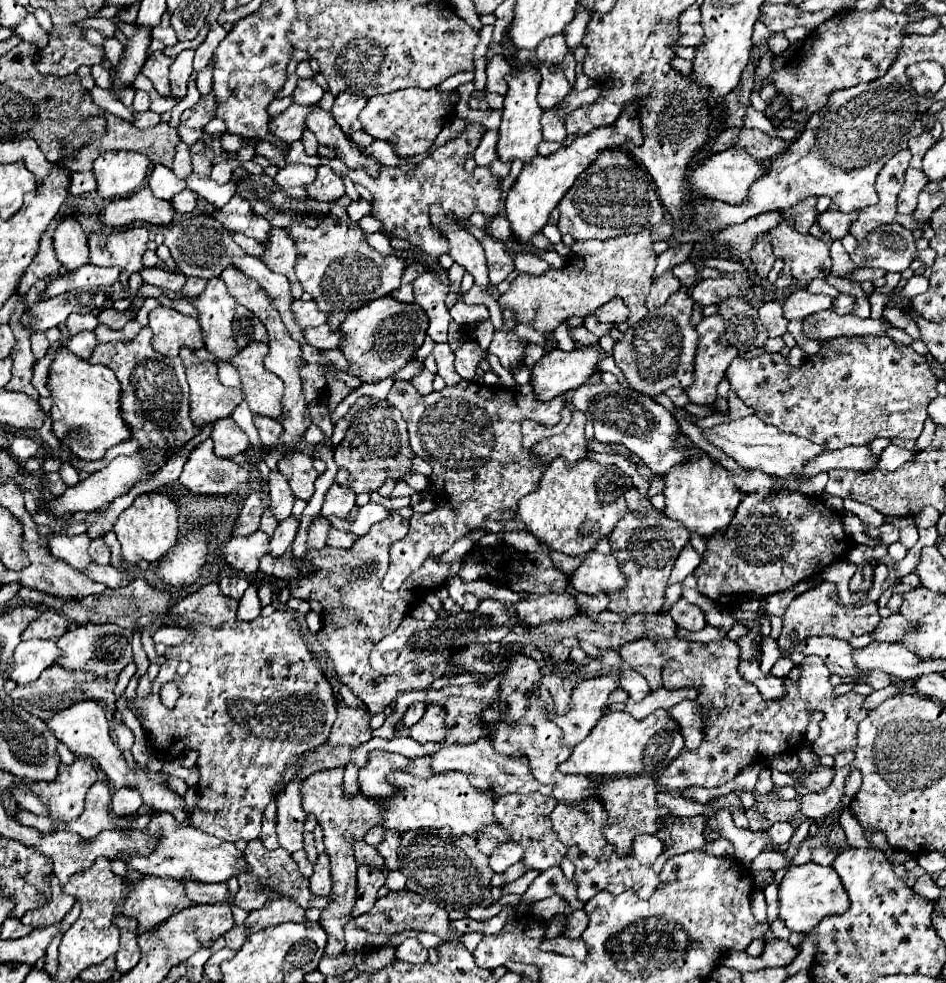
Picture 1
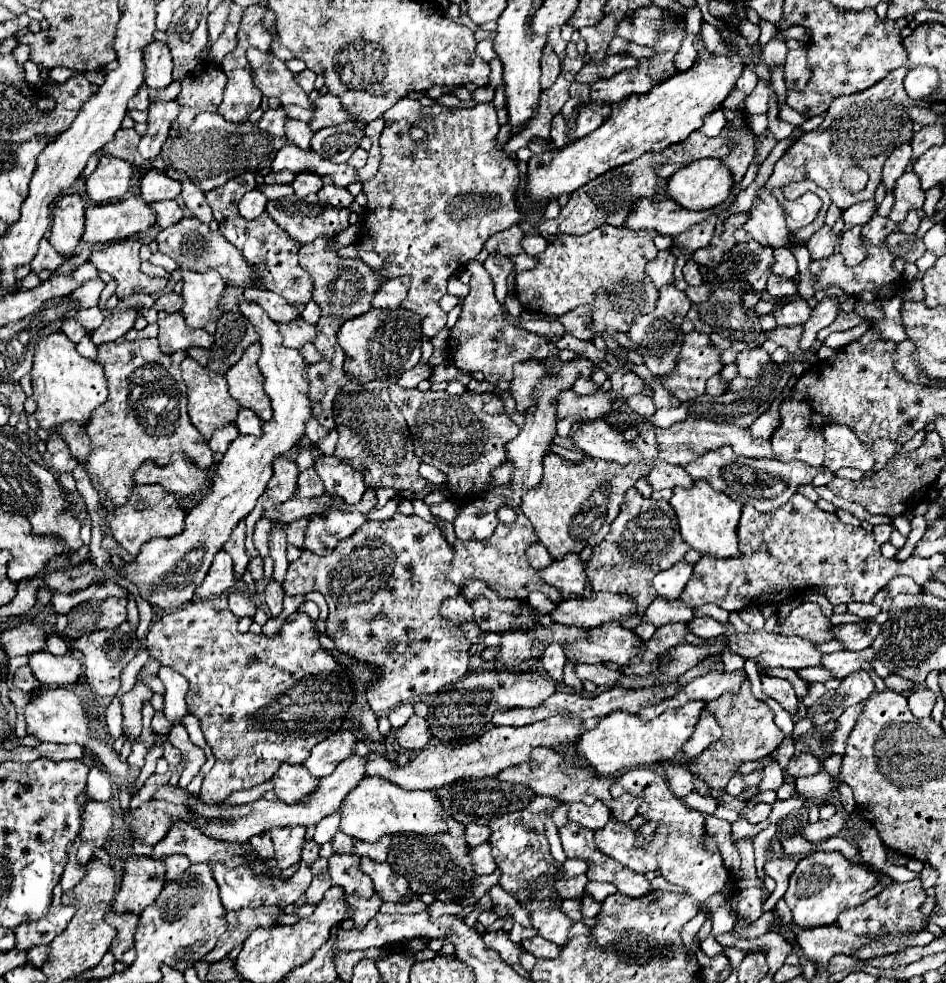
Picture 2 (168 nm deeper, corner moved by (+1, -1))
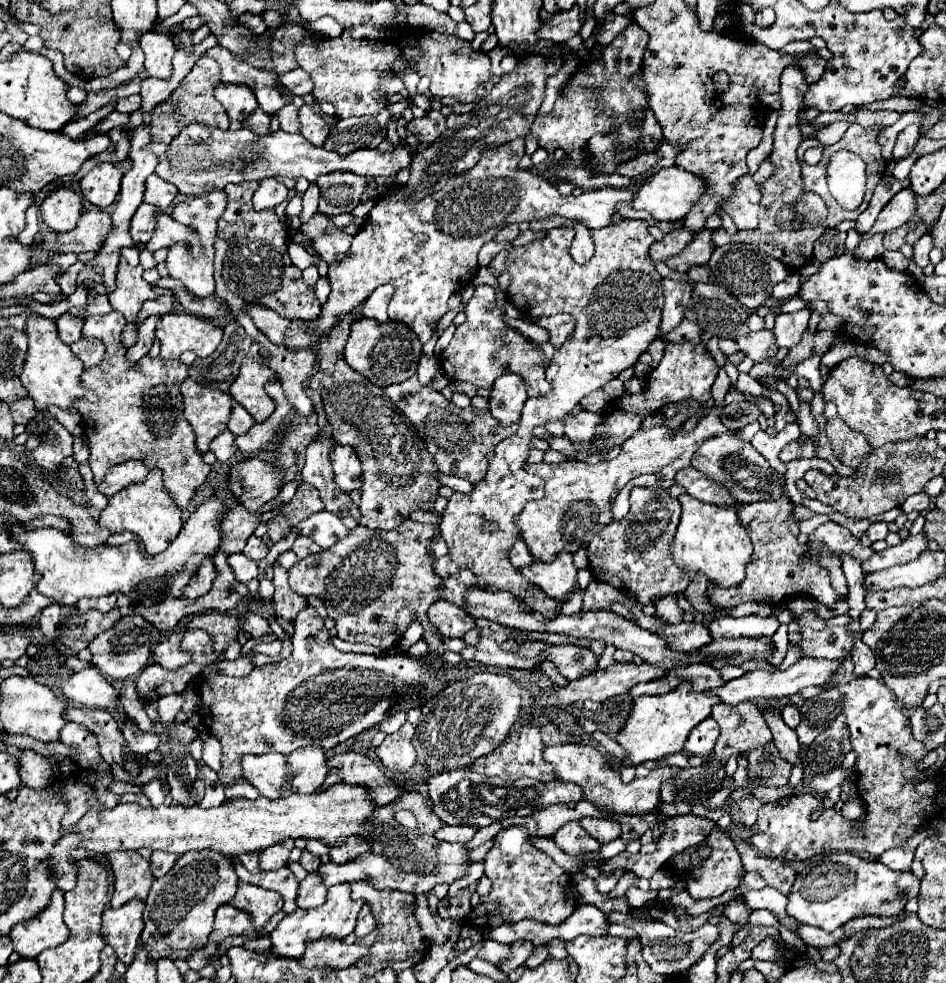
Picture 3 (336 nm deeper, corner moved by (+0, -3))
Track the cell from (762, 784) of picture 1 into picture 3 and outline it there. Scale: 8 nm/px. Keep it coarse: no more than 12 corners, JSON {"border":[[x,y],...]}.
{"border":[[775,742],[747,754],[749,778],[761,786],[785,786],[791,764]]}

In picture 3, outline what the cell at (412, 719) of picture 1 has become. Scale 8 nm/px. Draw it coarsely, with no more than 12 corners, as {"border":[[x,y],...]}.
{"border":[[403,710],[391,714],[379,730],[385,734],[397,732],[405,724]]}

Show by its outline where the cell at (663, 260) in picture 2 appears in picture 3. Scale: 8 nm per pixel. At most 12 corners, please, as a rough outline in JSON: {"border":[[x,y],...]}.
{"border":[[683,220],[675,230],[651,244],[649,256],[665,262],[691,242],[693,232]]}

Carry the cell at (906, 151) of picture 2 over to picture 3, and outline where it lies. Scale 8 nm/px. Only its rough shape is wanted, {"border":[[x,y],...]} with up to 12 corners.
{"border":[[919,124],[897,136],[893,156],[907,156],[919,138]]}

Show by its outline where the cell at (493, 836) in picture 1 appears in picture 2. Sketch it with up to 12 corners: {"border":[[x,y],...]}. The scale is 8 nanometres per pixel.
{"border":[[472,822],[466,826],[470,848],[490,840],[490,828]]}

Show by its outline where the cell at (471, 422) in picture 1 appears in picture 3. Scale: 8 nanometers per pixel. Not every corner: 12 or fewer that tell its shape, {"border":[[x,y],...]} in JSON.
{"border":[[417,376],[383,388],[443,474],[477,484],[515,434]]}

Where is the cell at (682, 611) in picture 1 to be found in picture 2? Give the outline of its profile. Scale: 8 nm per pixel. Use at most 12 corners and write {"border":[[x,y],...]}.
{"border":[[710,616],[692,618],[686,626],[700,638],[724,634]]}

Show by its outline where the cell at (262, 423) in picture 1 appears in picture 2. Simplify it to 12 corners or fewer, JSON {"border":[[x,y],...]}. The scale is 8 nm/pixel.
{"border":[[242,408],[236,426],[242,434],[262,436],[262,420]]}

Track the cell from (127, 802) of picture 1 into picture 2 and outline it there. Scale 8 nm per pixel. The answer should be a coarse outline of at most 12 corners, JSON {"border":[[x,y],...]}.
{"border":[[88,802],[82,810],[78,862],[88,862],[112,832],[110,804]]}

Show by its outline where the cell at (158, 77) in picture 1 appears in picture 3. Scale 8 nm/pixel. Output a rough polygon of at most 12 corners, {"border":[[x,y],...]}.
{"border":[[161,32],[139,38],[149,76],[169,80],[175,46]]}

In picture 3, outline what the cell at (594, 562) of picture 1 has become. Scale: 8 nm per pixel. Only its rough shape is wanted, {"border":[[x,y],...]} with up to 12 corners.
{"border":[[569,552],[519,572],[555,600],[577,582]]}

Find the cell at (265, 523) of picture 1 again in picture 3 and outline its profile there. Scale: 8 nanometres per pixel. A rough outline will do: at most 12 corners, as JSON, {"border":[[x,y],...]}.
{"border":[[251,536],[243,548],[251,560],[261,560],[267,556],[269,548],[261,538]]}

